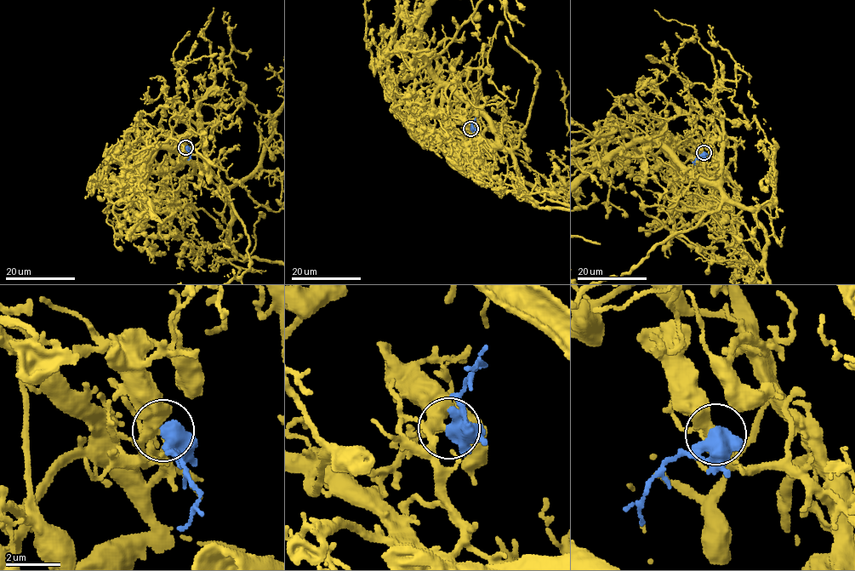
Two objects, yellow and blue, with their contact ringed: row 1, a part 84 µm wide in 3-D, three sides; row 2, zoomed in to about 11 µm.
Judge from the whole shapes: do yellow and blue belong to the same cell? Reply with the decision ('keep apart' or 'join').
join

